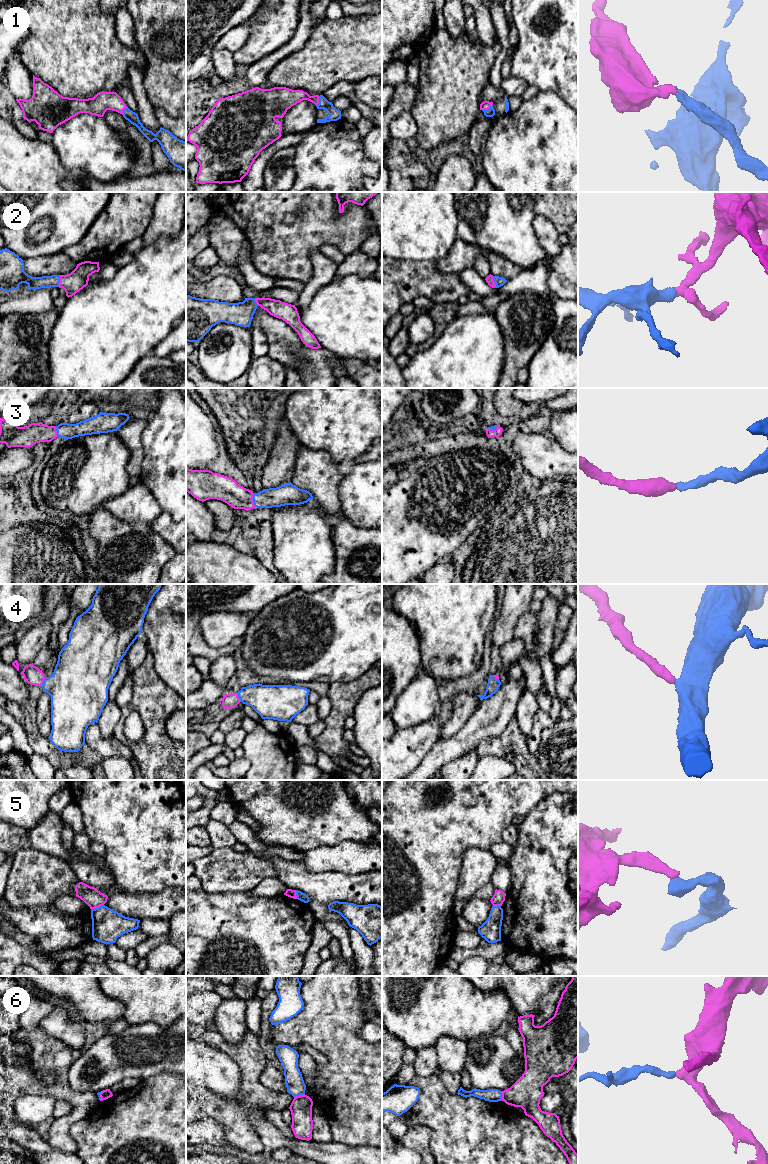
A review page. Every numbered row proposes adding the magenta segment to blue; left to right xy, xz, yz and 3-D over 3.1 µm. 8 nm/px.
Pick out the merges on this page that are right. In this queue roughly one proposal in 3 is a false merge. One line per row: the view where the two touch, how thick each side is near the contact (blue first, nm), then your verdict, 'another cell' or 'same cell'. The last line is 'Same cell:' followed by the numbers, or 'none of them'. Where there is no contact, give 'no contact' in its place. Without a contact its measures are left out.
1: contact in yz; calibres 70 and 70 nm; same cell
2: contact in xy; calibres 100 and 160 nm; same cell
3: contact in xz; calibres 160 and 200 nm; same cell
4: contact in xy; calibres 400 and 140 nm; same cell
5: contact in xy; calibres 260 and 150 nm; another cell
6: contact in xz; calibres 150 and 180 nm; another cell
Same cell: 1, 2, 3, 4

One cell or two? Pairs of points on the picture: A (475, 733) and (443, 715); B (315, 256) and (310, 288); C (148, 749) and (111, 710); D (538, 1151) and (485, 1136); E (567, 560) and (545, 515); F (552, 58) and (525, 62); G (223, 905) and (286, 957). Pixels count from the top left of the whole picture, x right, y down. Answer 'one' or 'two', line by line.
A: two
B: one
C: two
D: one
E: one
F: one
G: one

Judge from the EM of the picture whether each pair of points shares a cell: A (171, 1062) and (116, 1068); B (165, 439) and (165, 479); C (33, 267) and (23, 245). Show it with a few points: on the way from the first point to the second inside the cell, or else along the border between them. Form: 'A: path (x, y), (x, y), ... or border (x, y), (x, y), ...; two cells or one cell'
A: path (157, 1062), (130, 1062); one cell
B: path (165, 449), (165, 469); one cell
C: border (52, 254), (25, 259); two cells

